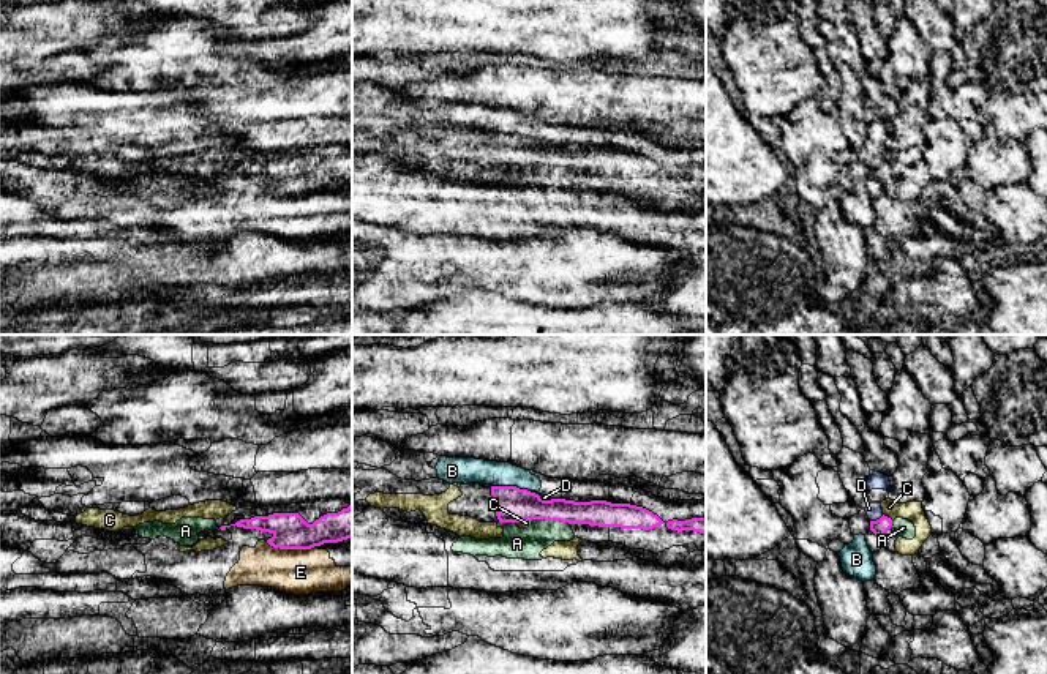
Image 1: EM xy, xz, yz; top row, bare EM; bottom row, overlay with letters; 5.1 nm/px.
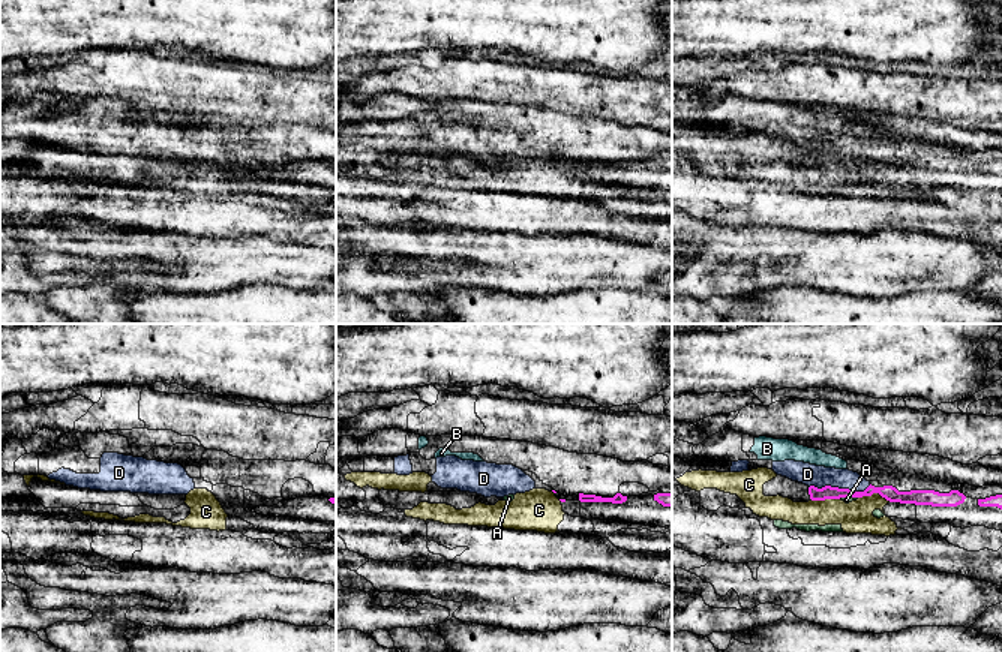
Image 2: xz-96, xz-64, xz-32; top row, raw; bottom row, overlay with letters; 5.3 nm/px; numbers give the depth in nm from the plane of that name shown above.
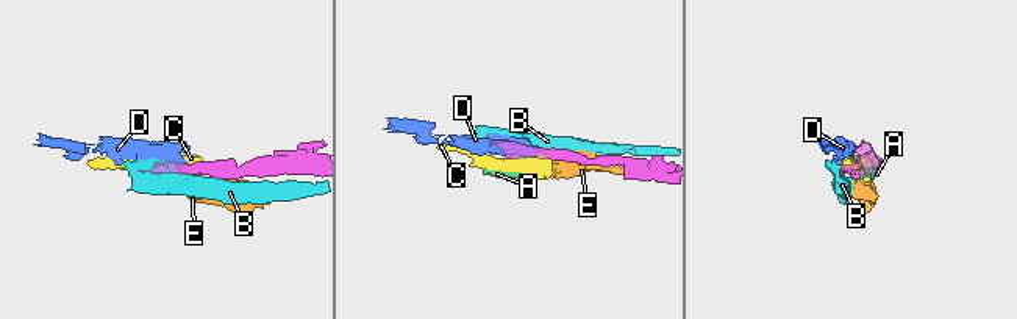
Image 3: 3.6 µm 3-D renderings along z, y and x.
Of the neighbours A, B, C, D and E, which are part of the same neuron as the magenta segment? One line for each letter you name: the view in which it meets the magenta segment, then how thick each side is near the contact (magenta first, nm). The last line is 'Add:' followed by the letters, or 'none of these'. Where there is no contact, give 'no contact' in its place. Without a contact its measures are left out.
C: meets magenta in yz; 80 nm thick on the magenta side, 100 nm on the other
Add: C

